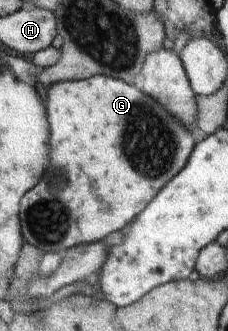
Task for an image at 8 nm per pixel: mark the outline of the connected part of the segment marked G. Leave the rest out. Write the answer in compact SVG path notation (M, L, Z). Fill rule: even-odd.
M94 76L87 80L58 82L47 90L47 95L47 119L52 128L52 145L56 149L52 149L52 165L48 165L48 173L44 175L44 181L36 189L32 189L32 193L28 193L28 197L24 197L24 205L22 205L22 229L24 229L25 241L45 252L64 253L76 246L104 241L110 233L116 233L120 229L126 231L128 225L131 225L151 204L163 187L186 167L195 145L201 137L186 129L181 121L178 121L163 105L160 105L159 101L144 93L142 89L110 76Z

